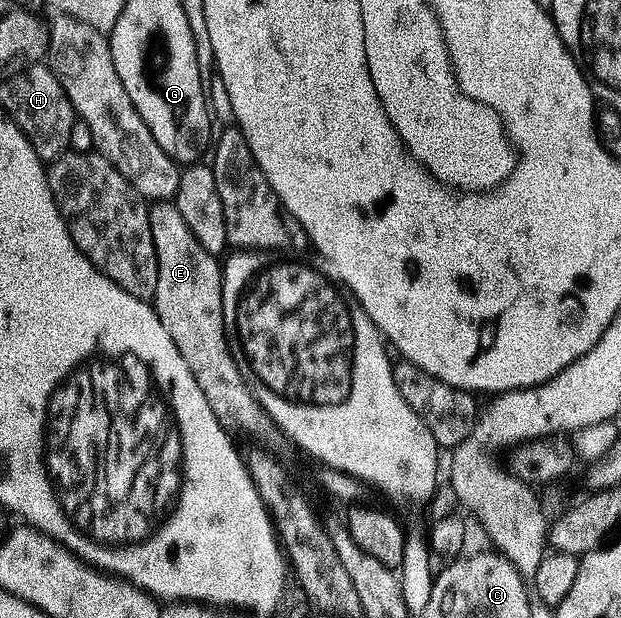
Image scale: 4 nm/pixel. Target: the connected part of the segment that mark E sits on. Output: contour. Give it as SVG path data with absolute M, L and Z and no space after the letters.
M156 201L151 204L150 229L154 233L154 245L158 249L158 293L154 300L154 310L160 319L160 326L166 329L176 350L182 353L184 366L190 369L194 381L198 381L200 391L206 393L208 407L214 409L216 422L221 423L229 432L241 431L254 439L252 441L262 441L258 439L273 434L274 424L244 382L232 356L232 348L228 345L228 330L224 324L224 272L221 260L206 253L206 249L198 245L198 237L194 237L190 225L186 225L182 213L178 213L175 202Z

